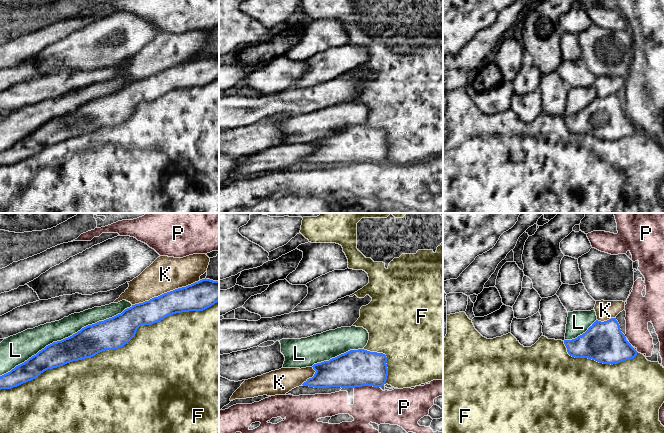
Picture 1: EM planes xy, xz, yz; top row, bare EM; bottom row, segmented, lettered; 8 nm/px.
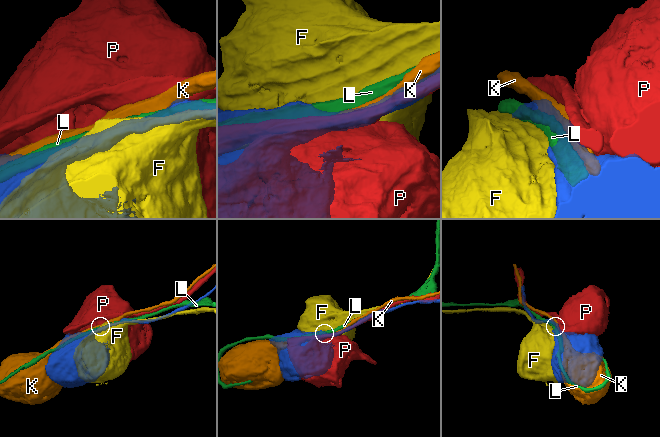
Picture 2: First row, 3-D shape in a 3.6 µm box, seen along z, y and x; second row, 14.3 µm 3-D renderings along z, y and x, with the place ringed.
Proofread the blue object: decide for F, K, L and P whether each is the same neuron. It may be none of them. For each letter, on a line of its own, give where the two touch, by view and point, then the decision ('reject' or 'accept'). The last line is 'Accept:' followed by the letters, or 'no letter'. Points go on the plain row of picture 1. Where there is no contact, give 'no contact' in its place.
F: contact xy (110, 125); reject
K: contact xy (167, 68); reject
L: contact xy (66, 114); reject
P: contact xz (366, 161); reject
Accept: no letter

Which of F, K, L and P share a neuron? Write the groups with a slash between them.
F / K / L / P

